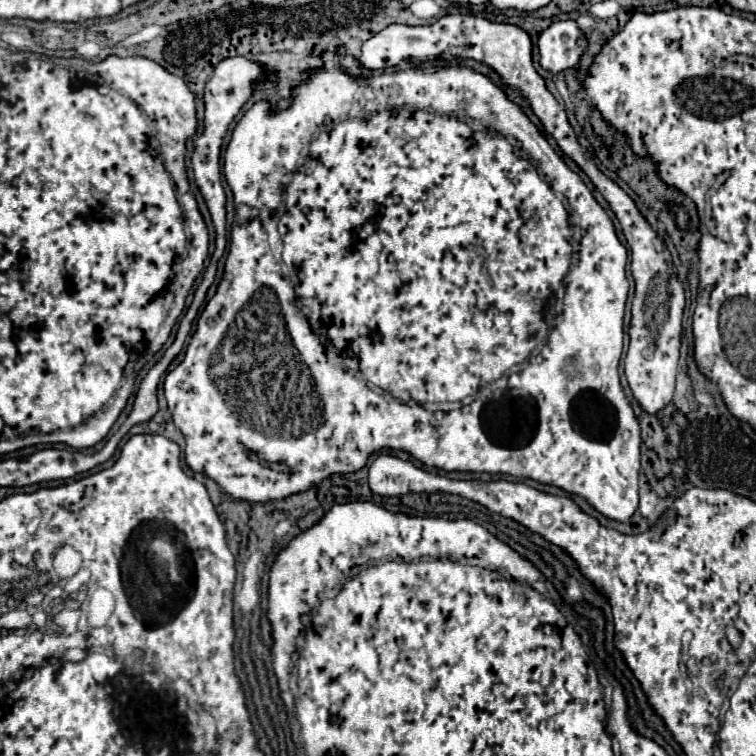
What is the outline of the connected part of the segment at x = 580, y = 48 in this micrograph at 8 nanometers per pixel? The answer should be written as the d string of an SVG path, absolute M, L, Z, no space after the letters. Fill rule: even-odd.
M574 19L554 21L540 33L538 49L540 65L552 73L560 73L578 65L588 49L588 39Z

